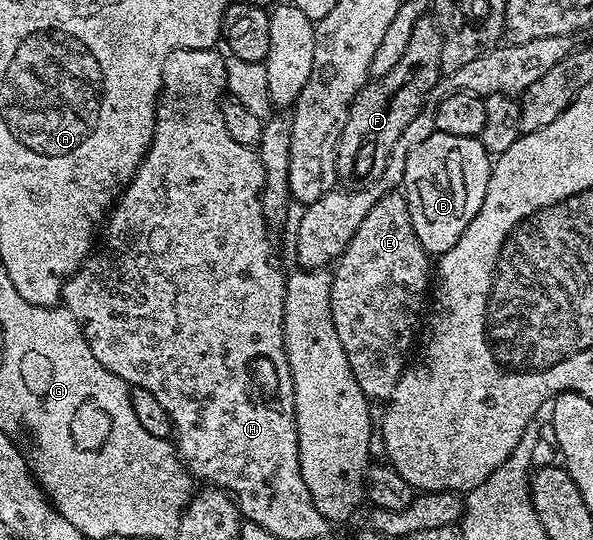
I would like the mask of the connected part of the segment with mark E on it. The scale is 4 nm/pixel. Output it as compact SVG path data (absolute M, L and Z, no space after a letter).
M398 191L384 195L380 203L376 203L376 207L368 211L364 223L360 223L356 235L352 235L348 247L333 266L330 288L330 306L332 323L336 327L336 339L340 339L344 355L348 355L348 367L352 367L356 383L360 383L360 391L364 391L364 395L371 402L382 403L389 399L398 382L398 376L407 368L406 356L410 353L410 344L414 341L414 332L418 329L422 308L425 305L427 308L428 290L431 285L432 261L420 239L416 239L405 196Z

